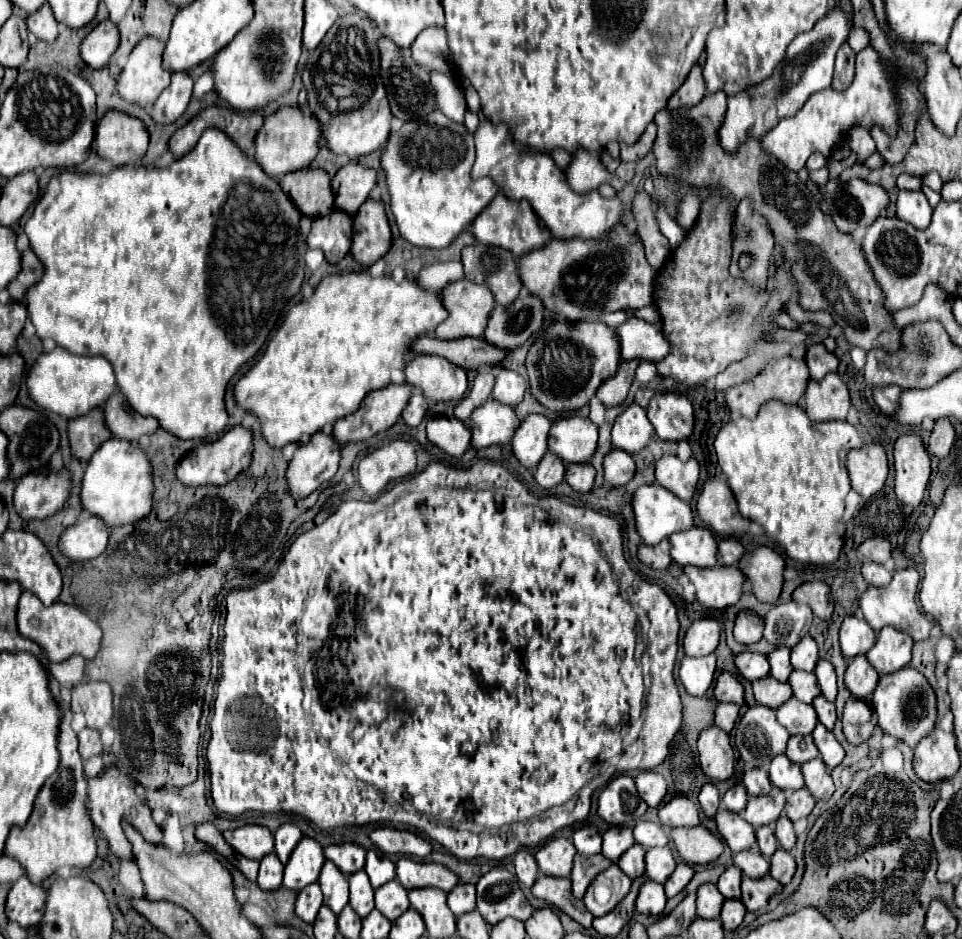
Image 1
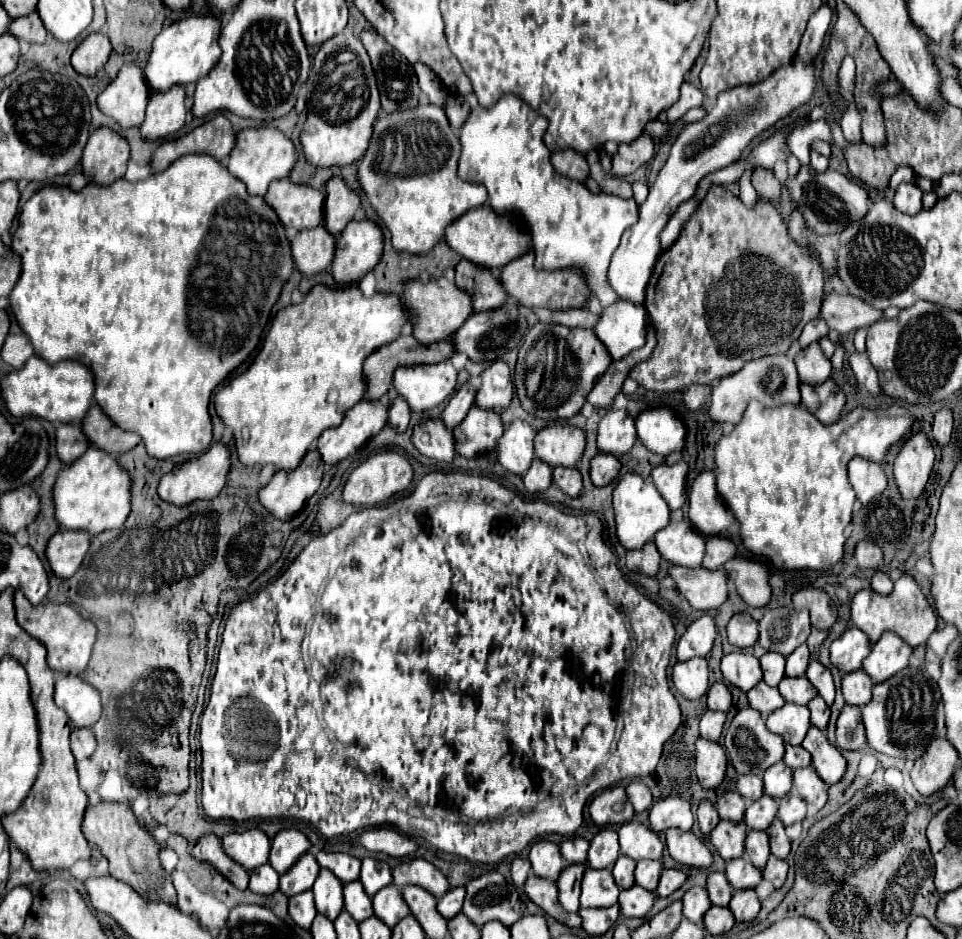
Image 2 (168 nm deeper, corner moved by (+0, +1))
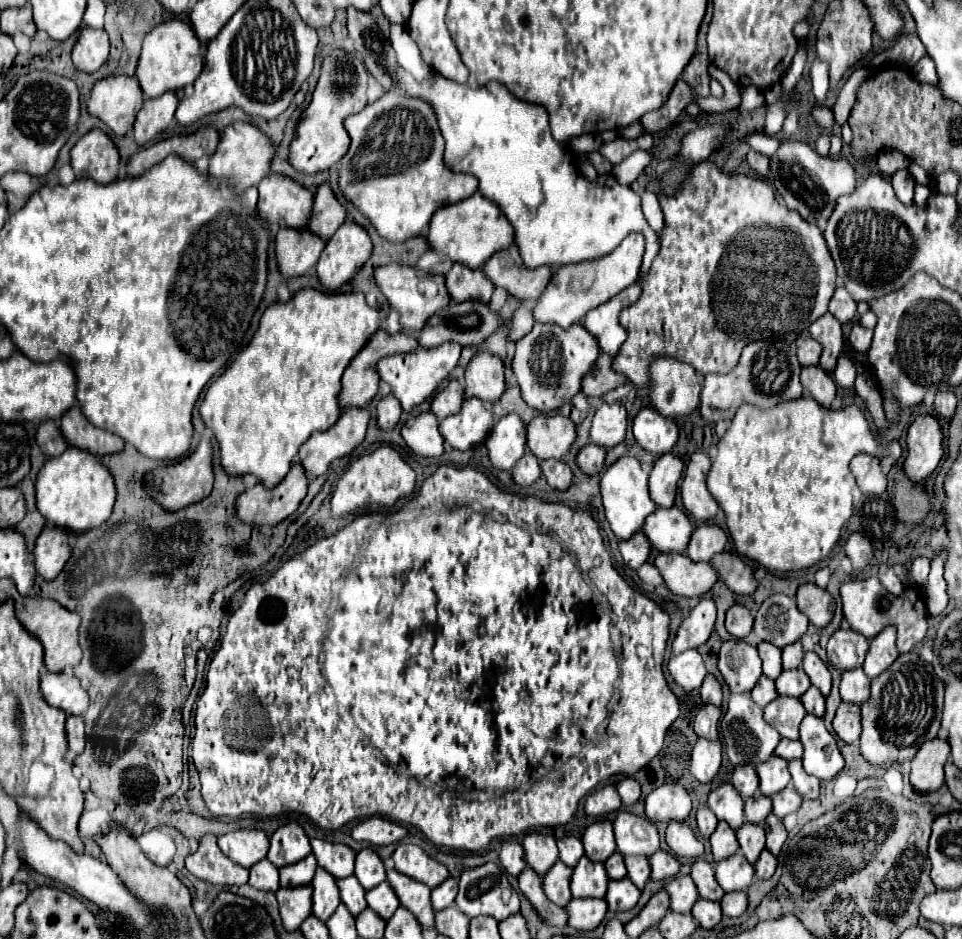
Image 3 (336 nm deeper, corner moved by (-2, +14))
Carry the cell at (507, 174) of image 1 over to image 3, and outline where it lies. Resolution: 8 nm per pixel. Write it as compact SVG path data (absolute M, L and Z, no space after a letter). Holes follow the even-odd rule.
M400 66L392 72L392 82L394 82L394 88L400 88L406 96L426 100L432 106L432 110L436 110L440 134L446 140L444 164L454 172L476 176L480 182L478 192L500 206L508 222L514 226L514 244L520 250L524 266L558 268L564 264L594 260L610 254L630 232L642 232L646 247L640 275L648 272L658 253L658 236L644 220L644 214L640 208L640 194L636 194L630 186L618 184L618 180L612 174L598 176L594 182L588 178L582 178L566 146L562 146L560 142L552 138L550 126L548 126L548 114L544 106L526 104L518 100L512 92L508 92L498 82L496 82L496 88L492 84L472 88L468 84L462 86L458 82L452 82L450 78L444 78L440 74L434 74L432 80L428 78L428 80L416 82L414 76Z

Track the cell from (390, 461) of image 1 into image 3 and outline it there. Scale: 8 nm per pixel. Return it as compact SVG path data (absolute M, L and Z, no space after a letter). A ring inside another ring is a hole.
M380 446L372 454L366 454L350 464L350 468L344 472L344 476L336 484L330 506L332 506L334 518L342 518L346 514L366 510L374 504L392 508L398 498L410 496L410 494L414 494L414 490L416 490L414 470L400 458L400 454L394 448Z

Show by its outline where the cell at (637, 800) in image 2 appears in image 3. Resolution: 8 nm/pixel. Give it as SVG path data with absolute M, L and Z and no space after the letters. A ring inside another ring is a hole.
M622 778L616 784L616 790L618 790L624 806L632 806L640 798L640 784L634 778Z

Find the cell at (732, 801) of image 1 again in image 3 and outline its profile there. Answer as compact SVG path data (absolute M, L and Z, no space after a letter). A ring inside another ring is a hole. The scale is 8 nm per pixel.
M722 784L708 794L708 808L716 814L718 820L728 822L732 830L738 830L744 824L744 800L736 794L732 784Z

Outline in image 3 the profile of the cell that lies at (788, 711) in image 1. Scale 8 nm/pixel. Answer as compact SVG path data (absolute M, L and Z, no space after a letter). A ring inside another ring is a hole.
M778 696L764 708L764 720L776 728L784 738L798 738L798 726L802 718L806 716L806 710L798 698Z

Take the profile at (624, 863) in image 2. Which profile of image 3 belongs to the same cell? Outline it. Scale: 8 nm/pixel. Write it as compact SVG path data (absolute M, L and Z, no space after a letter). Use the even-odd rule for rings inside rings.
M614 852L606 862L604 862L604 868L608 870L608 878L610 880L622 880L626 876L626 868L624 868L624 858Z

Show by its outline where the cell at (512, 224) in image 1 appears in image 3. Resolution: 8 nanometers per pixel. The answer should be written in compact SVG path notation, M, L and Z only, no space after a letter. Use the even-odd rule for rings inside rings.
M476 192L462 202L448 204L448 206L442 206L440 210L436 210L436 214L432 216L432 222L430 222L430 230L426 234L426 242L436 254L440 254L440 256L446 254L452 262L460 262L460 264L476 270L476 268L482 268L482 264L492 254L508 248L514 242L514 230L508 224L508 220L504 218L502 210L494 202L488 202L486 198L482 198Z

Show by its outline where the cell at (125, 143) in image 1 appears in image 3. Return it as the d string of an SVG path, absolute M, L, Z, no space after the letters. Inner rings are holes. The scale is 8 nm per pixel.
M90 130L72 148L70 164L76 178L92 178L98 184L110 184L118 176L120 156L102 130Z

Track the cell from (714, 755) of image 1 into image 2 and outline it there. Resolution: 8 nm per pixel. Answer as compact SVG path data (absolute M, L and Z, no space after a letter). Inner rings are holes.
M710 739L696 741L696 775L702 787L718 787L726 775L728 757L720 743Z

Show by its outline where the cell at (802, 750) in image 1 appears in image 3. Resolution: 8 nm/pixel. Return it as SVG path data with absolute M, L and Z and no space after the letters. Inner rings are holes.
M782 738L774 750L774 756L780 756L784 760L800 760L802 758L802 744L798 740Z

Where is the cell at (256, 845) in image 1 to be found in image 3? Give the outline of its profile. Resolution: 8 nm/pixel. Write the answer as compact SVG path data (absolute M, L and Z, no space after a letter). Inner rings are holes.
M236 830L218 838L220 850L236 864L250 868L268 854L268 836L264 830Z

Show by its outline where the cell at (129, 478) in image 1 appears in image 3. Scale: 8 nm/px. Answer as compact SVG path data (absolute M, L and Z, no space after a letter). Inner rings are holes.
M68 448L58 458L48 458L36 478L36 508L46 522L62 530L82 534L98 528L112 514L116 500L116 488L112 474L86 450Z

